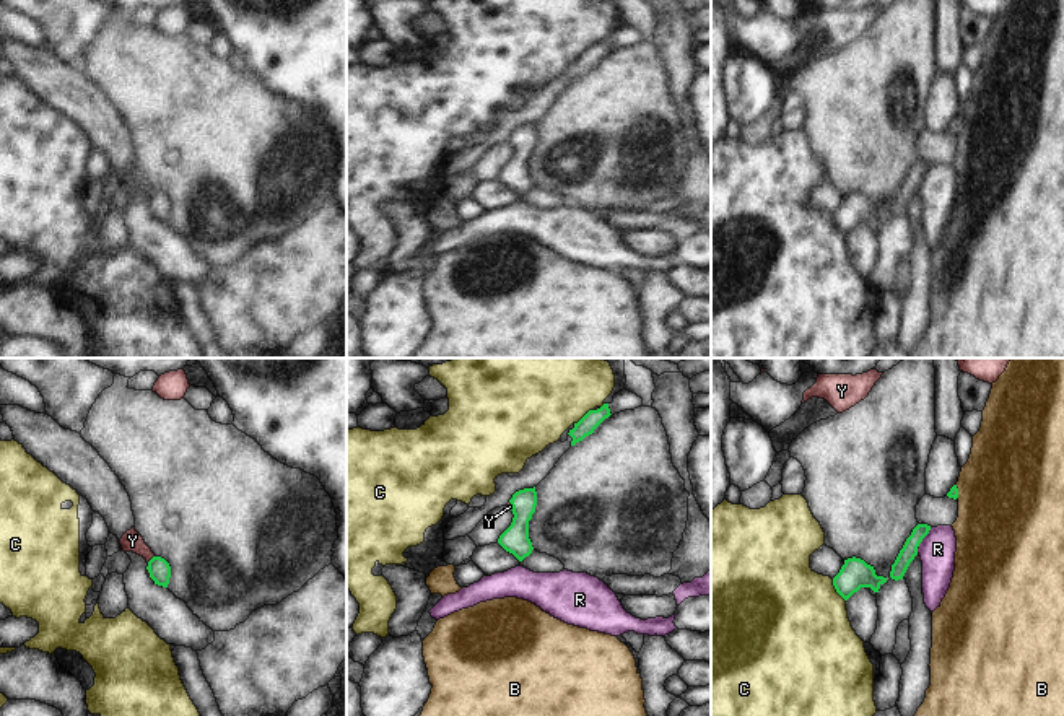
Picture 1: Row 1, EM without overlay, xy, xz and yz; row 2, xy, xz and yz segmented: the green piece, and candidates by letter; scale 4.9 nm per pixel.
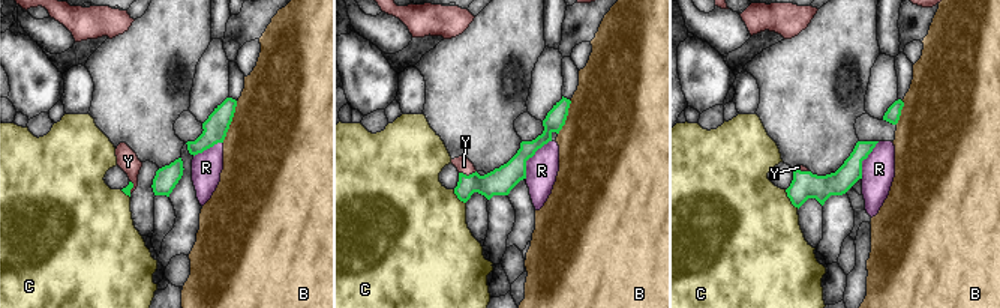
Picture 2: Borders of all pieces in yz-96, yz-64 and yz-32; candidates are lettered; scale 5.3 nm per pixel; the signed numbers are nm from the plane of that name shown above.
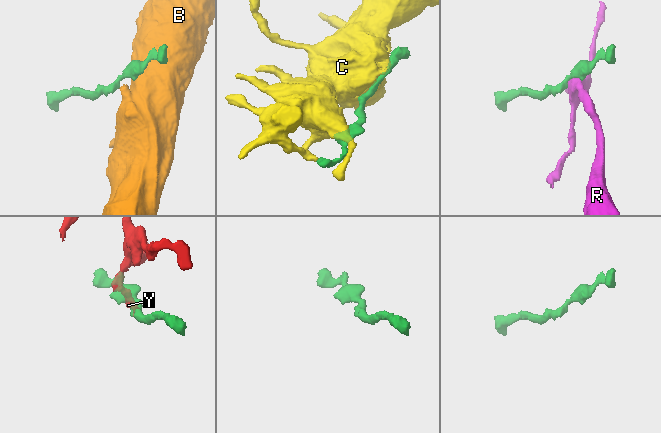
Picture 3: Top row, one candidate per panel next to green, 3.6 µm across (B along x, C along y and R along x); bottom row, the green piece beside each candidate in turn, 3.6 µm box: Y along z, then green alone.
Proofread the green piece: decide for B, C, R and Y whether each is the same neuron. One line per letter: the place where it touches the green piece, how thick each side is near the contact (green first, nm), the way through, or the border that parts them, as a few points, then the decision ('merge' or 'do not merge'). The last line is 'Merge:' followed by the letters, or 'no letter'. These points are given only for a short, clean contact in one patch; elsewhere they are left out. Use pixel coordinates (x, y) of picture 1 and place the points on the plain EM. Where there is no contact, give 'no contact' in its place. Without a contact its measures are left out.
B: meets green in yz at (957, 127); 50 nm thick on the green side, 500 nm on the other; do not merge
C: meets green in yz at (837, 227); 150 nm thick on the green side, 500 nm on the other; do not merge
R: meets green in yz at (924, 171); 80 nm thick on the green side, 180 nm on the other; border along yz (931, 163), (918, 181); do not merge
Y: meets green in xy at (152, 194); 110 nm thick on the green side, 100 nm on the other; runs through xy (160, 207), (152, 194), (132, 176); merge
Merge: Y

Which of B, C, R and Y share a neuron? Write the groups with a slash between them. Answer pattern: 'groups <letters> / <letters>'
groups B / C / R / Y

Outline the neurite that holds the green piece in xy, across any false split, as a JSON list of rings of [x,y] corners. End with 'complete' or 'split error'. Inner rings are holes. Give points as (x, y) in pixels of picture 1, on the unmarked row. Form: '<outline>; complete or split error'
[[[135,161],[122,171],[120,181],[124,187],[133,187],[143,192],[148,199],[148,213],[151,213],[155,220],[168,223],[171,213],[169,199],[151,187],[151,184],[145,179],[143,172],[135,166]]]; split error

